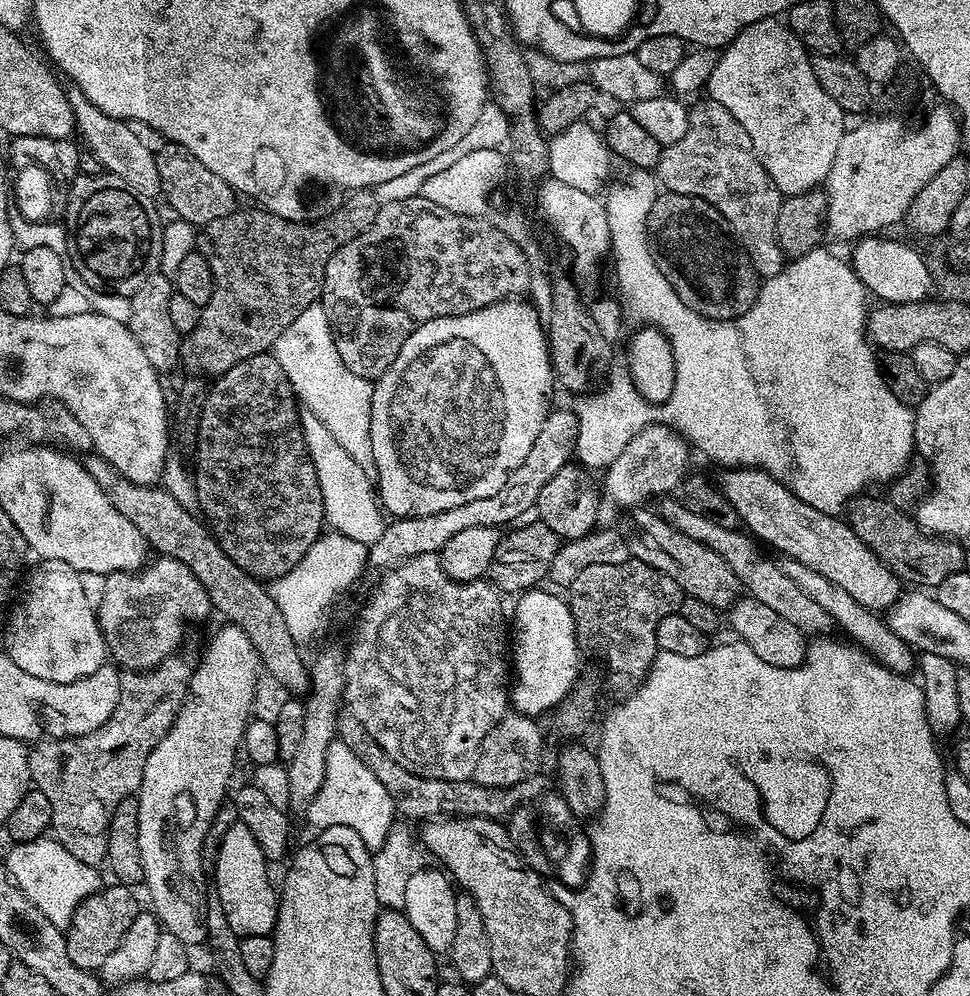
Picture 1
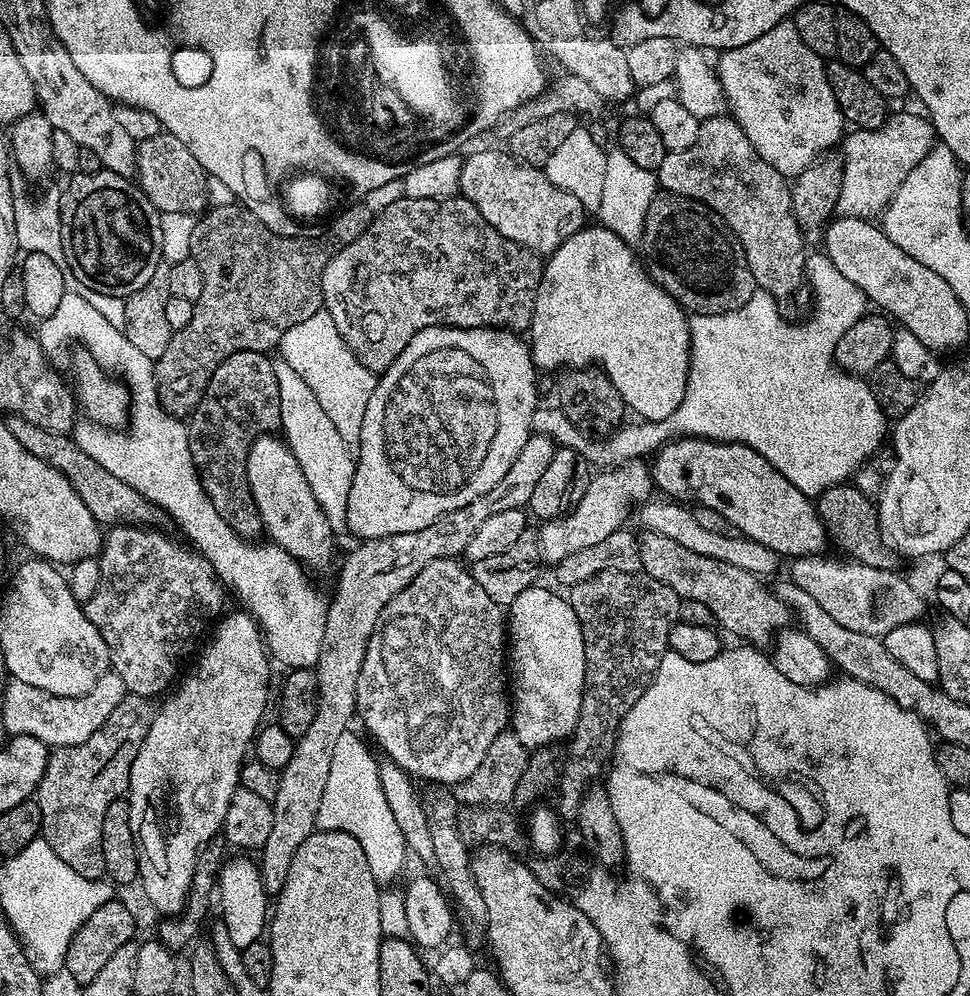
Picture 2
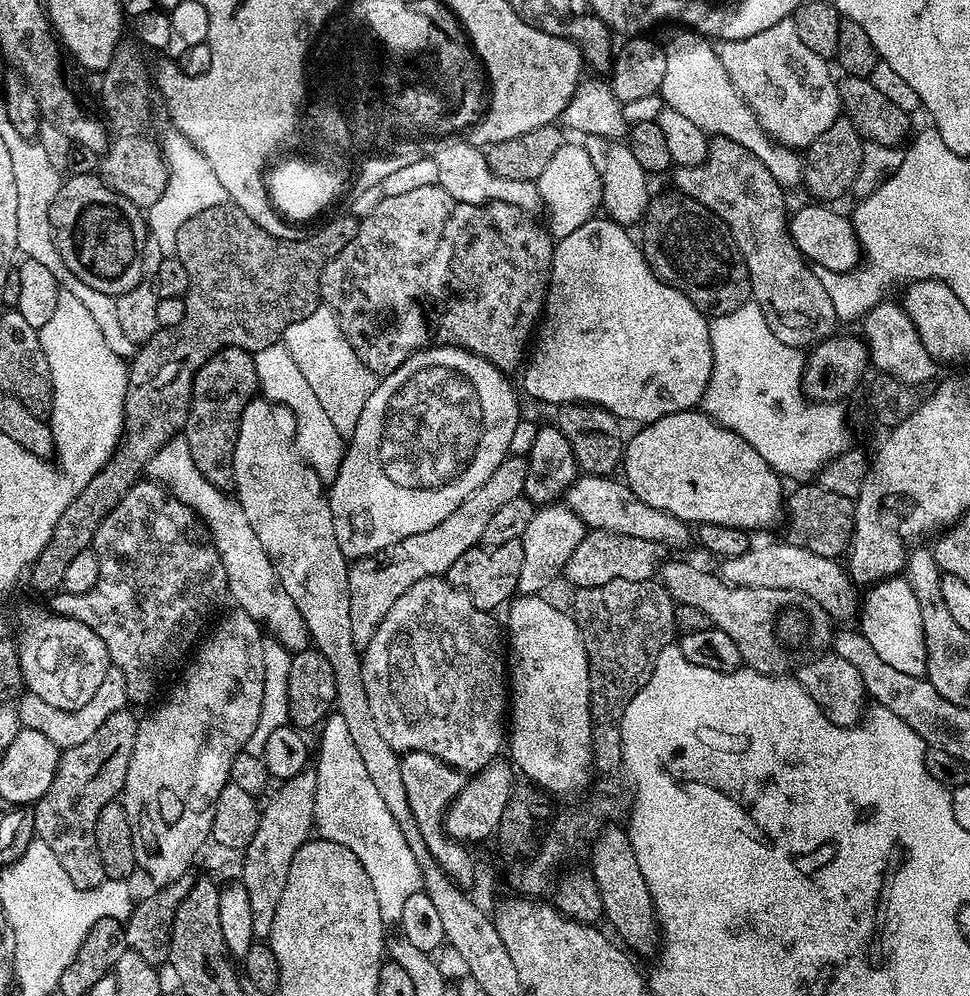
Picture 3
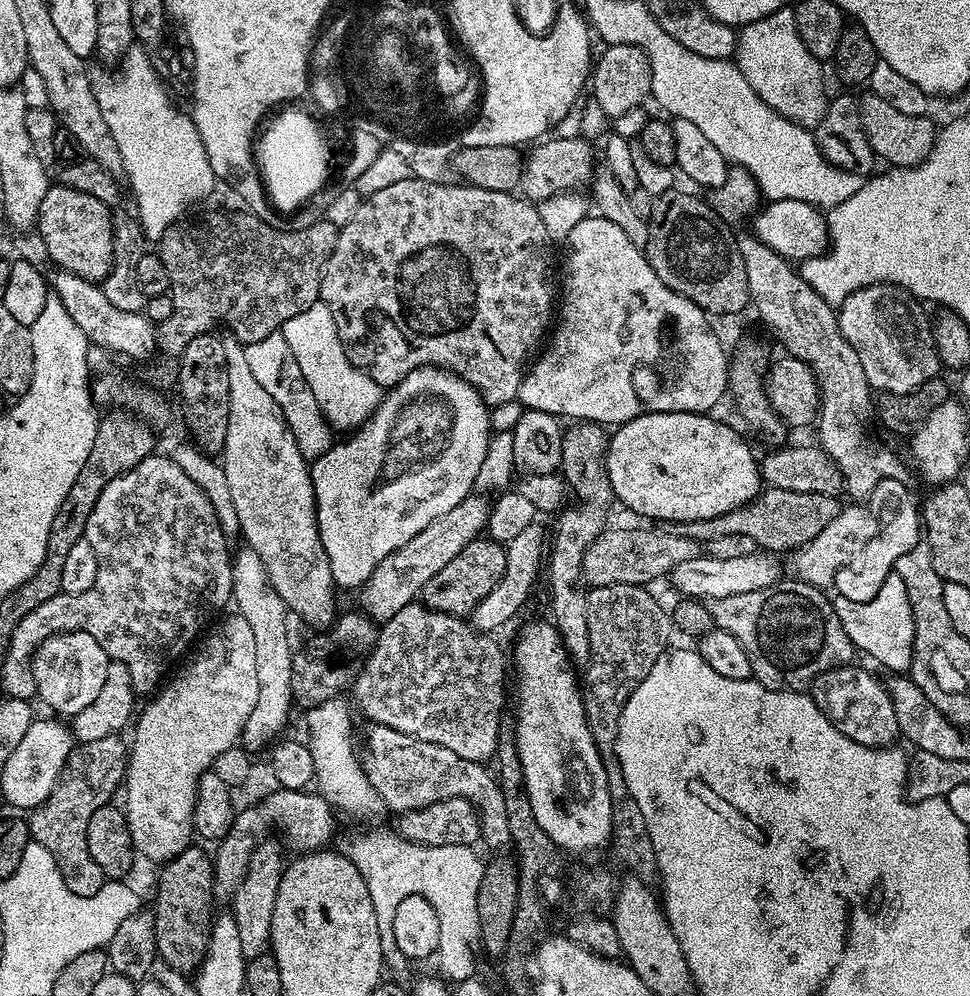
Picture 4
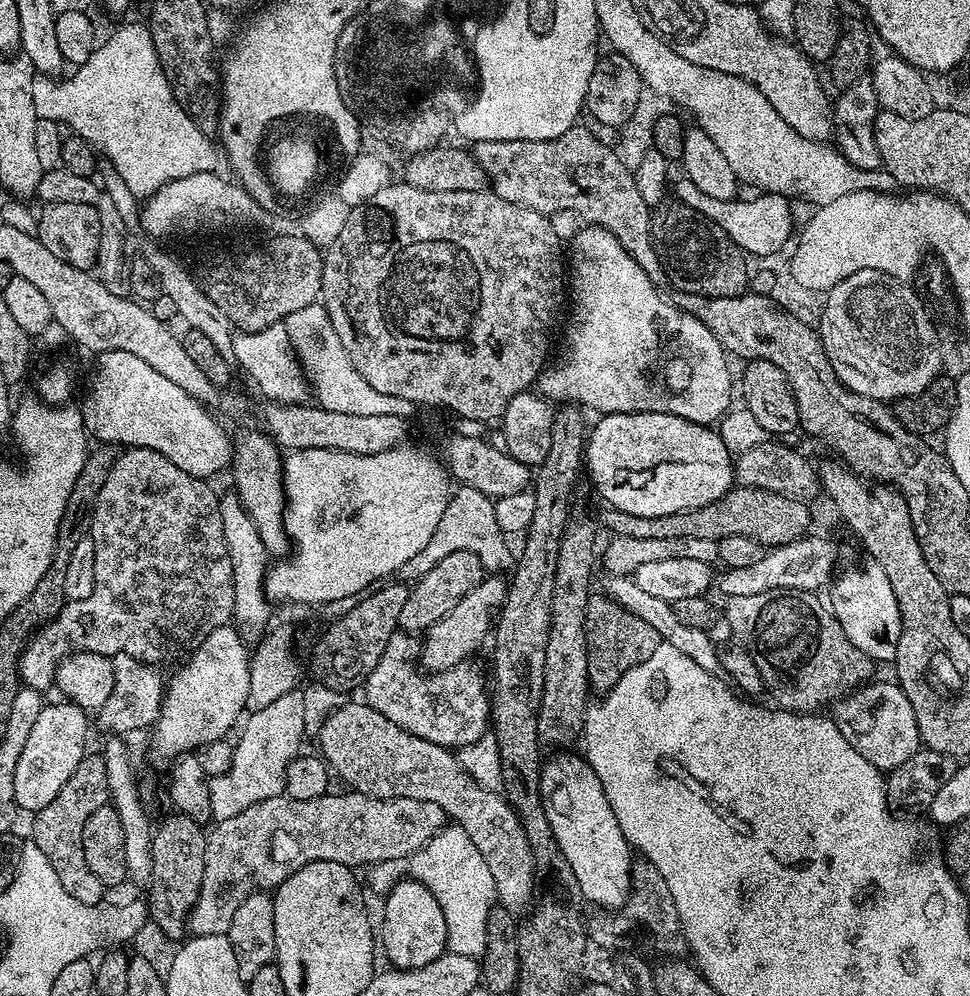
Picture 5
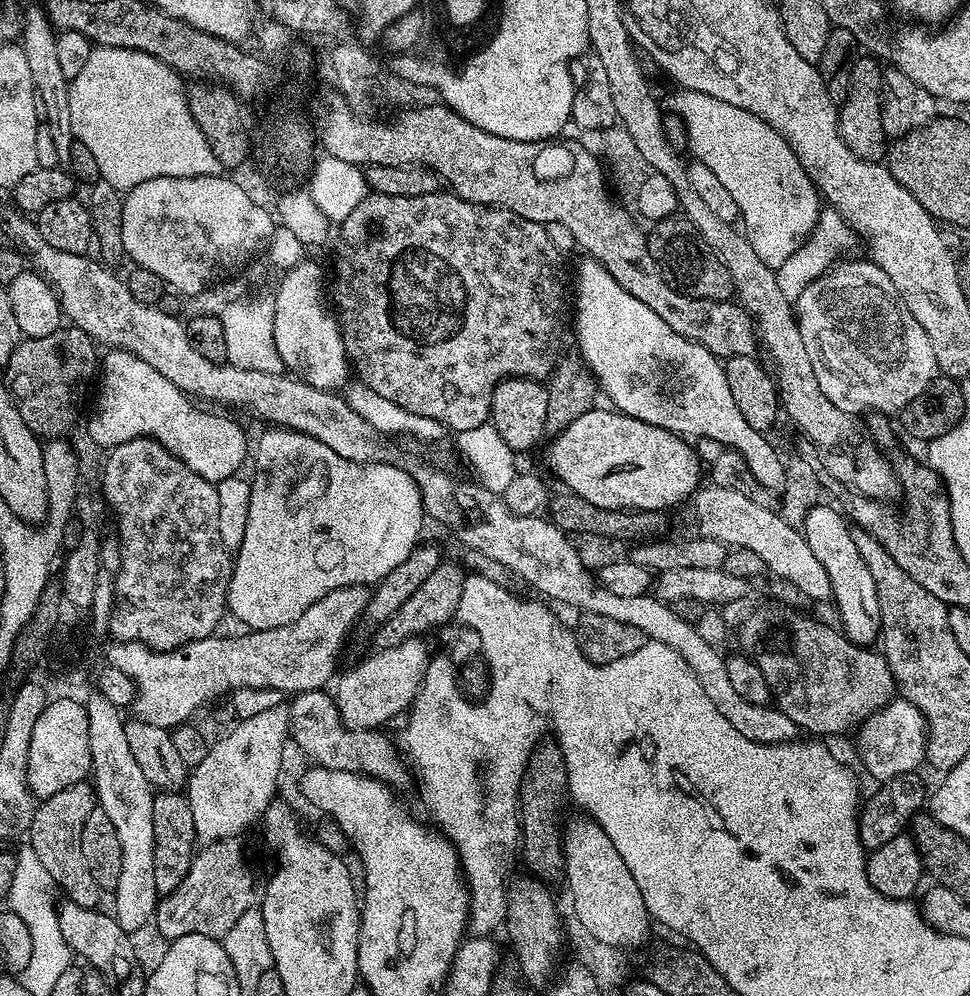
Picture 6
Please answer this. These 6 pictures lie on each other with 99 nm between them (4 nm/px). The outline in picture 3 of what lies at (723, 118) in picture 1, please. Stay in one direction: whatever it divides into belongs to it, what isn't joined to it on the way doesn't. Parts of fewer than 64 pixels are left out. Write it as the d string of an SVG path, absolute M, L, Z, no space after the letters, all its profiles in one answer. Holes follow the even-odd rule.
M717 136L709 143L708 153L702 163L698 166L677 167L671 176L673 182L676 183L673 184L675 191L694 198L700 204L705 204L730 230L746 262L746 270L752 287L751 299L762 310L778 342L791 348L808 350L837 331L836 304L830 302L830 294L826 294L826 286L818 282L816 268L805 259L791 238L790 209L788 210L788 204L784 201L785 189L781 188L774 174L766 170L766 166L759 158L750 154L746 146L738 146L738 142L730 142L730 138Z

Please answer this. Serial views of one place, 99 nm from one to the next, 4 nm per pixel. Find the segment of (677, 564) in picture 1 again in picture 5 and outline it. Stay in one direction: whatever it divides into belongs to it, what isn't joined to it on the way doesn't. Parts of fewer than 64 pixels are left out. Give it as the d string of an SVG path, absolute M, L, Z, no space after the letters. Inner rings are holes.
M798 590L763 592L762 594L742 594L741 596L733 596L727 601L728 604L722 608L723 623L728 623L728 628L733 632L735 643L740 644L750 654L750 658L754 658L754 662L758 666L758 674L762 674L764 679L764 687L767 695L773 696L777 700L779 707L789 714L795 712L816 712L819 708L827 709L836 703L842 696L855 692L857 688L869 683L873 679L872 668L874 662L866 654L862 654L862 650L858 650L858 646L854 646L854 642L850 642L850 638L846 638L846 634L842 630L842 626L836 620L836 616L827 603L820 601L821 597L814 592L799 592Z

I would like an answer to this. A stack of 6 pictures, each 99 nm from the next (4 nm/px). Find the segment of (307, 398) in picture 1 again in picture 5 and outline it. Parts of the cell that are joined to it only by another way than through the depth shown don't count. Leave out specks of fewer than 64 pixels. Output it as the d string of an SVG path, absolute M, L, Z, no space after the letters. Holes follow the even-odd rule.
M317 302L302 310L294 310L294 314L284 319L282 326L288 331L314 400L316 396L315 403L326 410L338 410L338 414L356 414L356 384L365 384L366 378L354 370L346 350L342 350L342 341L338 334L334 334L334 326L323 303Z

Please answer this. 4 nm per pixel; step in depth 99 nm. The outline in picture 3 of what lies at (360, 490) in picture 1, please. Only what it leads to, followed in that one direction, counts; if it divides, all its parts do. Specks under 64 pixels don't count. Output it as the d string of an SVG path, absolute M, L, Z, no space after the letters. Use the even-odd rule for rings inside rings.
M283 342L266 346L261 352L255 353L256 369L260 382L259 391L263 399L272 400L276 404L286 406L290 414L294 414L296 423L296 448L300 452L300 459L318 474L322 482L330 482L336 476L336 471L342 466L342 458L346 451L346 440L334 430L334 422L322 410L310 382L302 370L298 370L290 350L286 350Z

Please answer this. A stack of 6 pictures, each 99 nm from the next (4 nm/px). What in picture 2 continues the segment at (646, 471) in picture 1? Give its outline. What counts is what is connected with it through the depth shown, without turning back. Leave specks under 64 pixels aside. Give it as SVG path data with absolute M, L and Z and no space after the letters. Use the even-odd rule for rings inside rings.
M643 459L629 460L627 464L609 467L607 470L600 470L600 473L593 475L586 486L586 494L576 503L576 507L558 520L545 520L539 525L538 539L540 541L540 558L545 565L555 566L562 562L569 554L578 550L586 550L586 546L594 546L604 541L609 534L621 531L625 527L624 519L628 516L628 504L633 506L649 499L653 495L654 485L652 482L652 469Z

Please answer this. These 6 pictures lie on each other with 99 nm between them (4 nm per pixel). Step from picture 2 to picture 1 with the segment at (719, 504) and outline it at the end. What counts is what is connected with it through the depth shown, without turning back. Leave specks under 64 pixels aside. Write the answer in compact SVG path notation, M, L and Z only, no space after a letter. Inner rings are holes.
M728 468L721 474L720 480L718 479L718 487L730 502L730 506L734 506L734 510L740 516L741 525L761 545L769 544L773 548L773 553L784 552L780 554L787 559L802 562L802 566L810 566L810 570L818 570L822 578L830 578L834 586L842 586L842 590L846 590L846 594L850 594L850 598L854 598L862 606L871 610L884 610L901 595L900 577L880 561L878 554L874 554L874 550L870 550L870 546L866 546L862 538L858 538L858 534L854 534L847 519L829 511L814 510L814 506L802 502L802 498L794 495L786 485L778 482L778 478L774 478L768 472L760 468Z

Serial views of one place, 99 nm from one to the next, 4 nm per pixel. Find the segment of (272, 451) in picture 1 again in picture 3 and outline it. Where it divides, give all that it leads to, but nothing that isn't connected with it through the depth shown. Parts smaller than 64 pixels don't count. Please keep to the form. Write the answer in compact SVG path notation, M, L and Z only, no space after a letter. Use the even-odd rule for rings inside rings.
M224 348L215 352L192 380L192 401L182 438L190 446L194 466L198 466L198 470L202 470L202 478L214 482L214 486L229 487L242 410L257 395L259 387L256 357L241 348Z

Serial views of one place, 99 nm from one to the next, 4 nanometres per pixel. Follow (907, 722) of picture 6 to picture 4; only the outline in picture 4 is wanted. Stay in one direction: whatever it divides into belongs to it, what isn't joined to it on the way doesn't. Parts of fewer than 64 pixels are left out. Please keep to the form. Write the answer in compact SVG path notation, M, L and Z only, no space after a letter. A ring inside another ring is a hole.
M856 667L831 668L818 674L818 678L810 685L811 698L824 717L831 720L846 738L871 748L895 745L900 736L900 727L887 687L881 681L879 684L866 669Z

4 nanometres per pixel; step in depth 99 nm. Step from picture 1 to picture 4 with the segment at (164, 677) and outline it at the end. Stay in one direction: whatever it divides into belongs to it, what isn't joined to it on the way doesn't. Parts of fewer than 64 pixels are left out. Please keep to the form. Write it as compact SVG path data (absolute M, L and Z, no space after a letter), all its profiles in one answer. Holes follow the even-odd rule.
M119 735L98 738L98 742L77 743L70 758L44 804L39 804L30 816L30 836L35 843L46 846L54 854L62 878L71 892L79 892L82 898L90 898L102 890L106 877L90 858L86 842L86 830L94 810L106 806L112 795L121 791L128 770L130 748L120 741Z

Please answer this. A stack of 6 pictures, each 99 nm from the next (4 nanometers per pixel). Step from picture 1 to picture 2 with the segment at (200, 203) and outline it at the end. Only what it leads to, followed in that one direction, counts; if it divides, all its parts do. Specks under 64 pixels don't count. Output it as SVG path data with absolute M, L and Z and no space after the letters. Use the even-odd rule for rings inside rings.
M161 130L154 138L139 141L136 146L135 179L146 198L161 214L188 214L206 200L206 173L204 167L186 150L174 134Z

